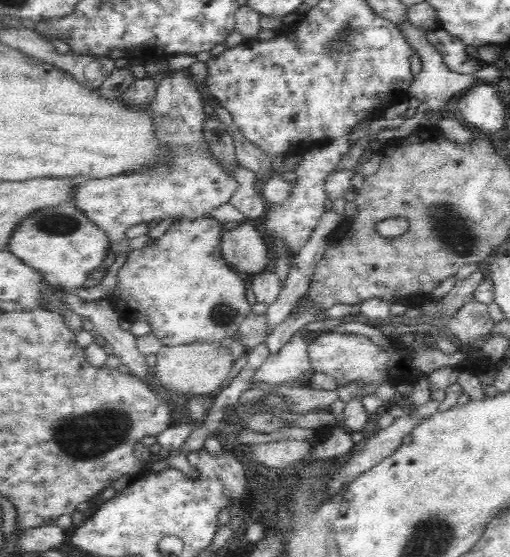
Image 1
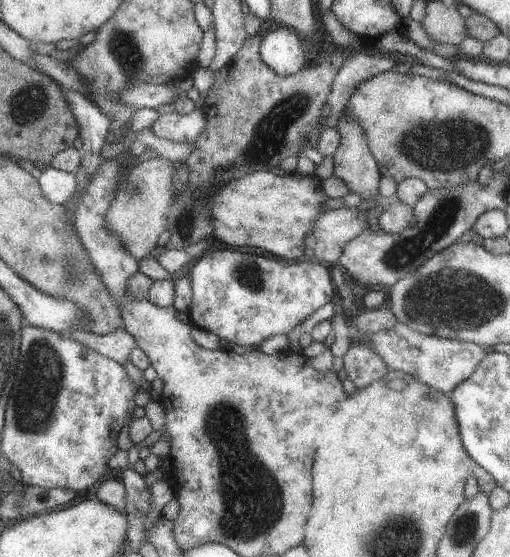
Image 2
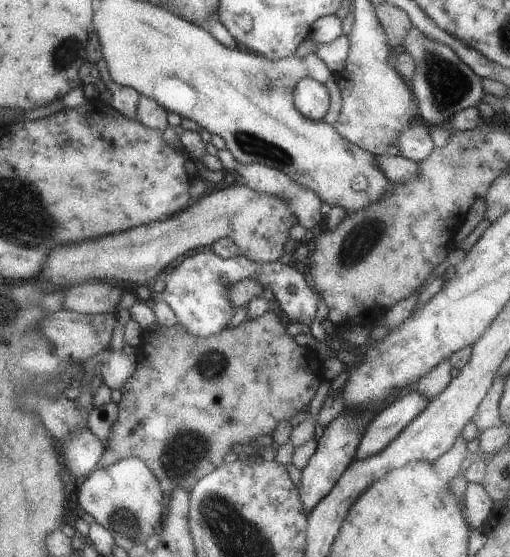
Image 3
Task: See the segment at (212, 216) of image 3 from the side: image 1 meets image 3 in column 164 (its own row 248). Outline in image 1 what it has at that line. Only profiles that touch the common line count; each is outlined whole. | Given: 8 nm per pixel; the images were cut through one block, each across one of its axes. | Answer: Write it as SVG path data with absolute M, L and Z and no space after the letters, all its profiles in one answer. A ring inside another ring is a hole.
M240 222L236 228L224 231L220 242L220 254L236 272L258 275L266 268L270 244L264 242L252 222Z

